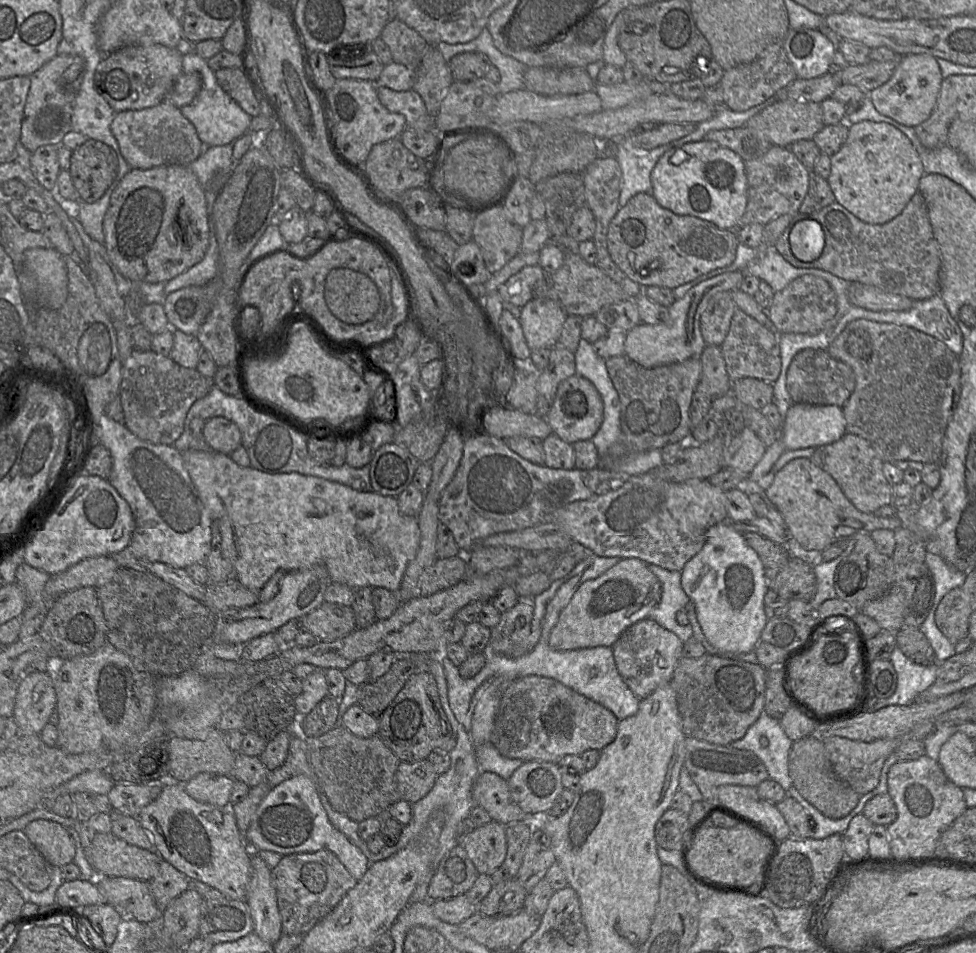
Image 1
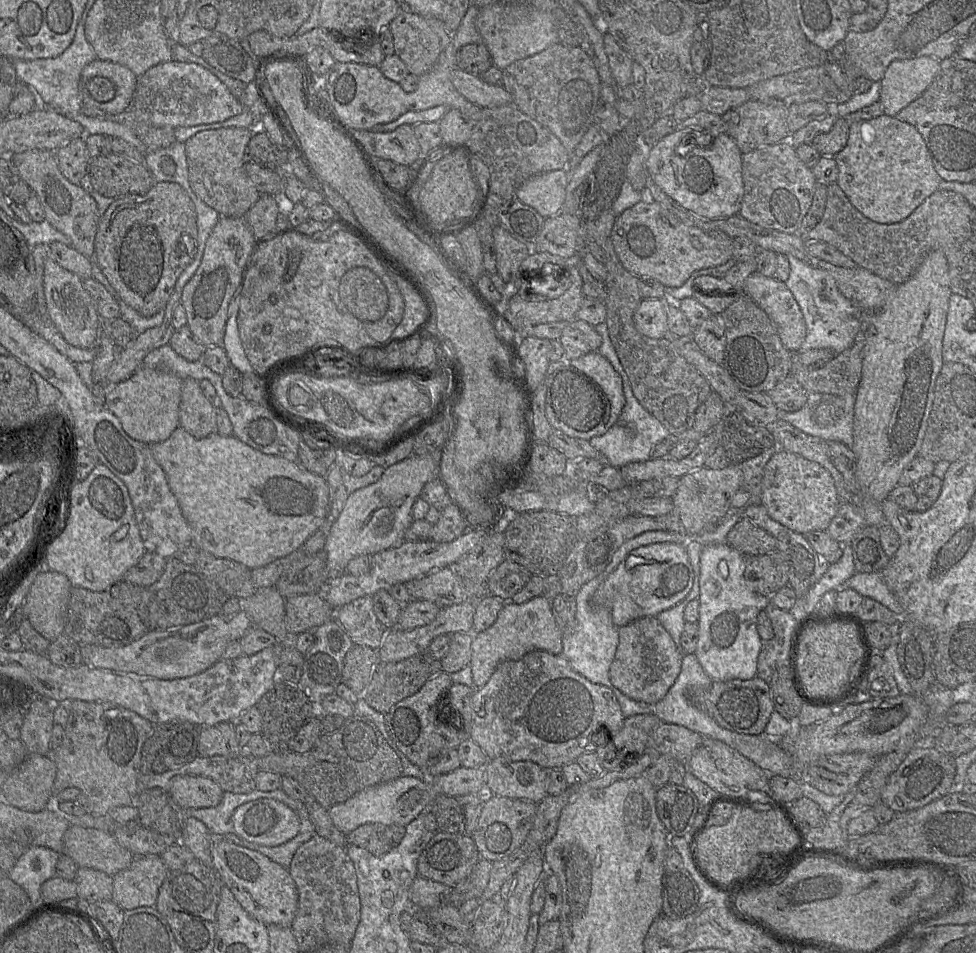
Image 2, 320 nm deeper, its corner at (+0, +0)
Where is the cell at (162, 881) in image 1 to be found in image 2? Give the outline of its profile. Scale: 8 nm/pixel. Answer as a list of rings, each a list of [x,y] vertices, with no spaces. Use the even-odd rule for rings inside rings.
[[[160,855],[135,856],[128,868],[113,875],[112,902],[124,911],[154,907],[167,872]]]

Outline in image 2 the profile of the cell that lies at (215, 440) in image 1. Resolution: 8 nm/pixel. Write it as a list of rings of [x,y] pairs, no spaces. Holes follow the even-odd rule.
[[[184,379],[179,406],[179,426],[195,438],[218,433],[216,408],[203,394],[199,381]]]

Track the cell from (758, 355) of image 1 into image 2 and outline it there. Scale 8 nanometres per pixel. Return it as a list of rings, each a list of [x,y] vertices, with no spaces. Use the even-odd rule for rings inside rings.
[[[740,295],[719,319],[725,331],[723,368],[738,389],[766,393],[790,375],[791,352],[782,344],[777,328],[770,317],[751,298]]]

